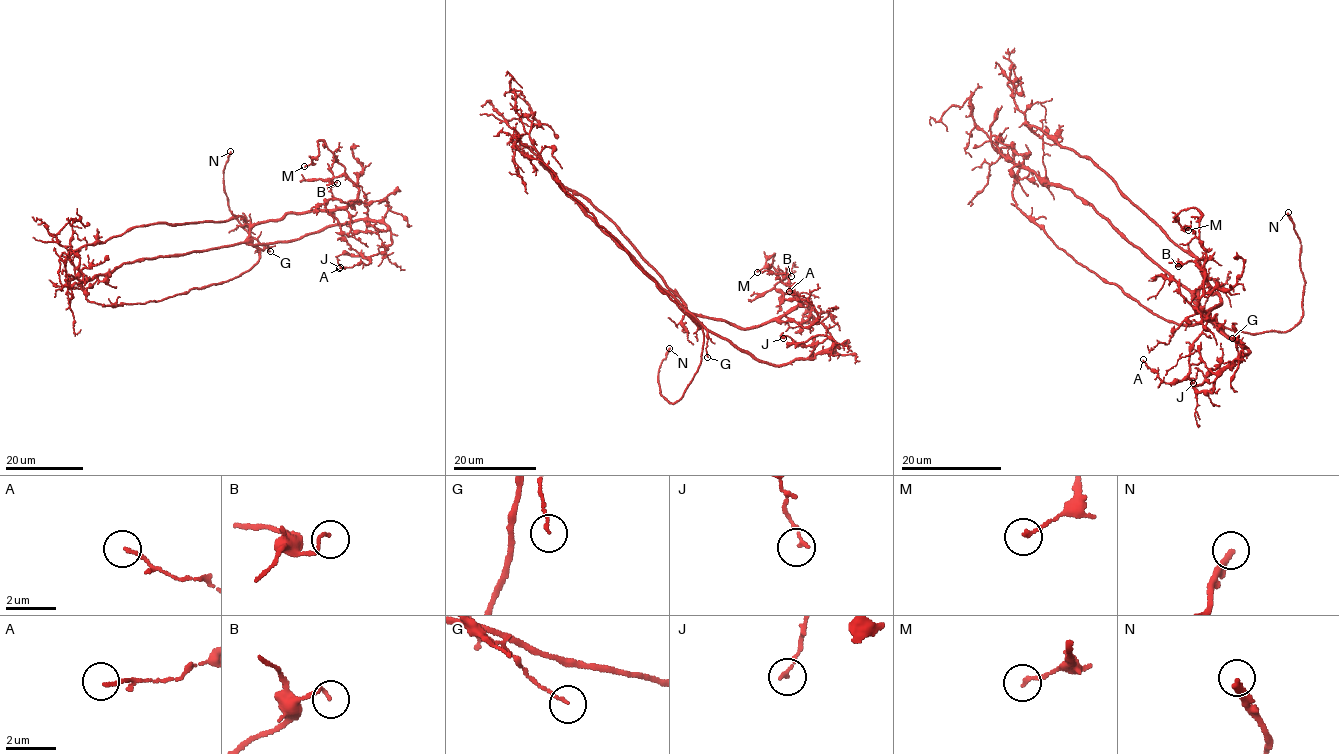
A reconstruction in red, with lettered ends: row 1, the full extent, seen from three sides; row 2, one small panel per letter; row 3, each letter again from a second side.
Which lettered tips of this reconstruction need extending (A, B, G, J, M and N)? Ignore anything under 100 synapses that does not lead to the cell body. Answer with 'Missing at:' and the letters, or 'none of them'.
Missing at: N

